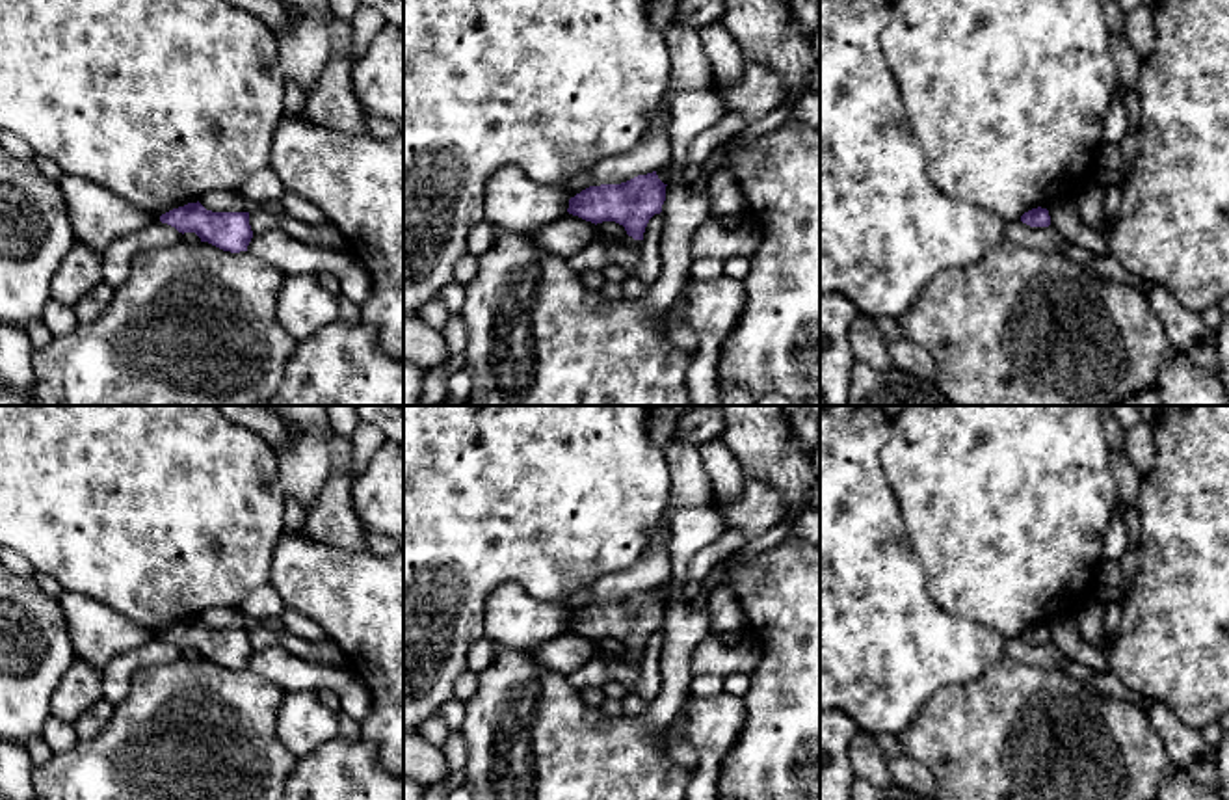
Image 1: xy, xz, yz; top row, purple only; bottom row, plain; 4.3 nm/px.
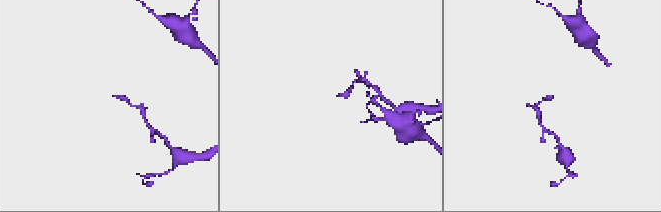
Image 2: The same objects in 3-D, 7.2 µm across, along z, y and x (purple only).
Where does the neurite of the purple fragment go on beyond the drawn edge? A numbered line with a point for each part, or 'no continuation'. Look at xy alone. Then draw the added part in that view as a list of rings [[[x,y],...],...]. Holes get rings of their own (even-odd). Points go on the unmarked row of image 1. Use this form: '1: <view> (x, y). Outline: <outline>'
no continuation

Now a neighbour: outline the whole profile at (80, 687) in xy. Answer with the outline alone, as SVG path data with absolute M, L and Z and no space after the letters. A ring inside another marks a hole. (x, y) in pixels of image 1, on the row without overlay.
M76 659L52 694L50 714L74 726L78 716L102 698L102 670Z

